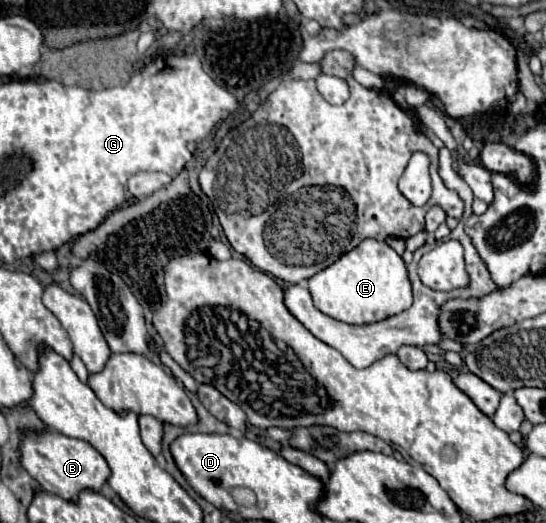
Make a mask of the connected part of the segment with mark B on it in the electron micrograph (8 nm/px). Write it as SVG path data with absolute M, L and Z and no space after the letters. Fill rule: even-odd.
M46 430L42 434L34 432L28 434L20 450L22 450L22 466L40 482L40 486L48 494L58 494L68 502L72 502L82 490L102 492L104 484L110 478L110 466L98 450L94 450L84 440L68 438L64 434L56 434L54 430Z

